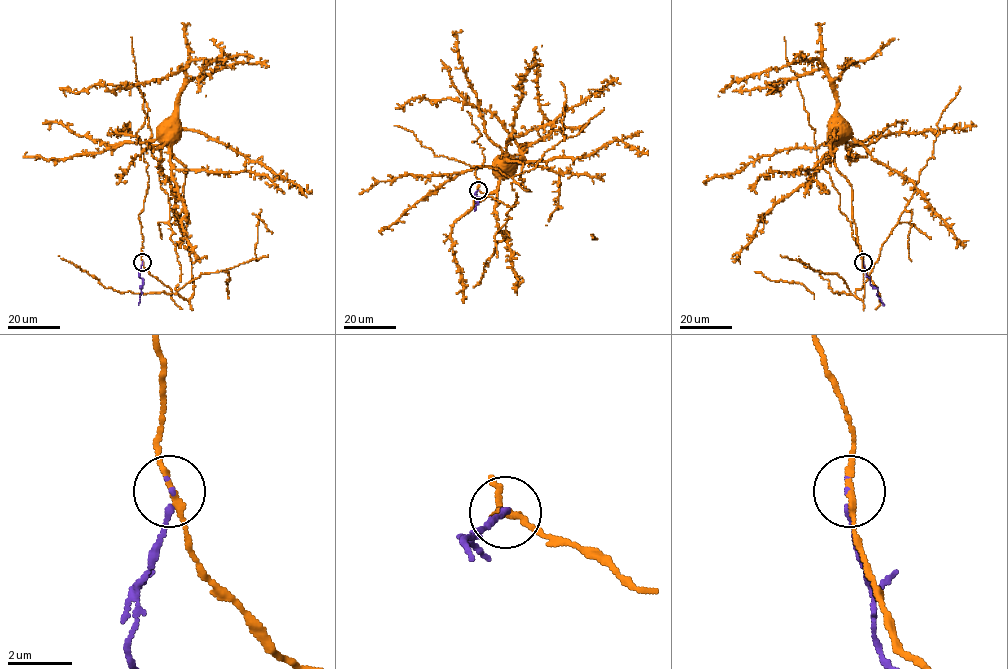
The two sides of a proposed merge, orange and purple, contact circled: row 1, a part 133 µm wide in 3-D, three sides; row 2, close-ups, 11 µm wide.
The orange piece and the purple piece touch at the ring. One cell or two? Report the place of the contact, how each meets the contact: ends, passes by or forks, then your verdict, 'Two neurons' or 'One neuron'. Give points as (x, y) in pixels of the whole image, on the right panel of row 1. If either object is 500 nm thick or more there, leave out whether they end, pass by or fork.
Place: (863, 262). At the ring orange passes by. At the ring purple ends. Two neurons

